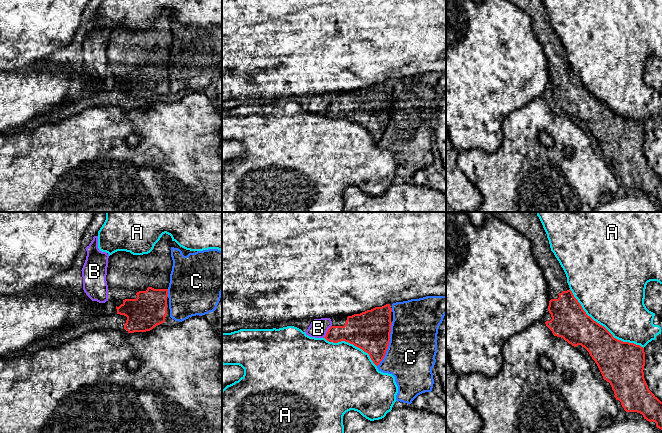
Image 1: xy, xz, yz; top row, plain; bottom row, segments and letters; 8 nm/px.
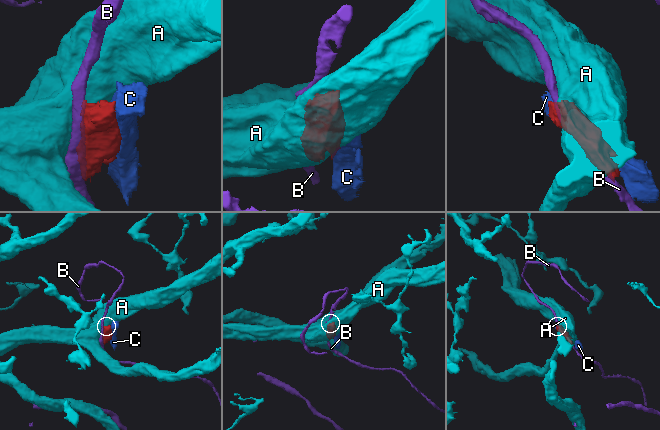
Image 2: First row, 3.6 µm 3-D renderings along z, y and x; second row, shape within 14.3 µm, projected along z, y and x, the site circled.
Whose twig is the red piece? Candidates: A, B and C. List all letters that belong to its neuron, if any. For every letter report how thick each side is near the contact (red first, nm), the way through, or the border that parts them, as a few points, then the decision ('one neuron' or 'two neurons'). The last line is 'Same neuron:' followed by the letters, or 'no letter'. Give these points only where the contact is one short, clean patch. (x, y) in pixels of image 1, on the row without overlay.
A: calibres 280 and 480 nm; two neurons
B: calibres 240 and 150 nm; two neurons
C: calibres 320 and 400 nm; two neurons
Same neuron: no letter

